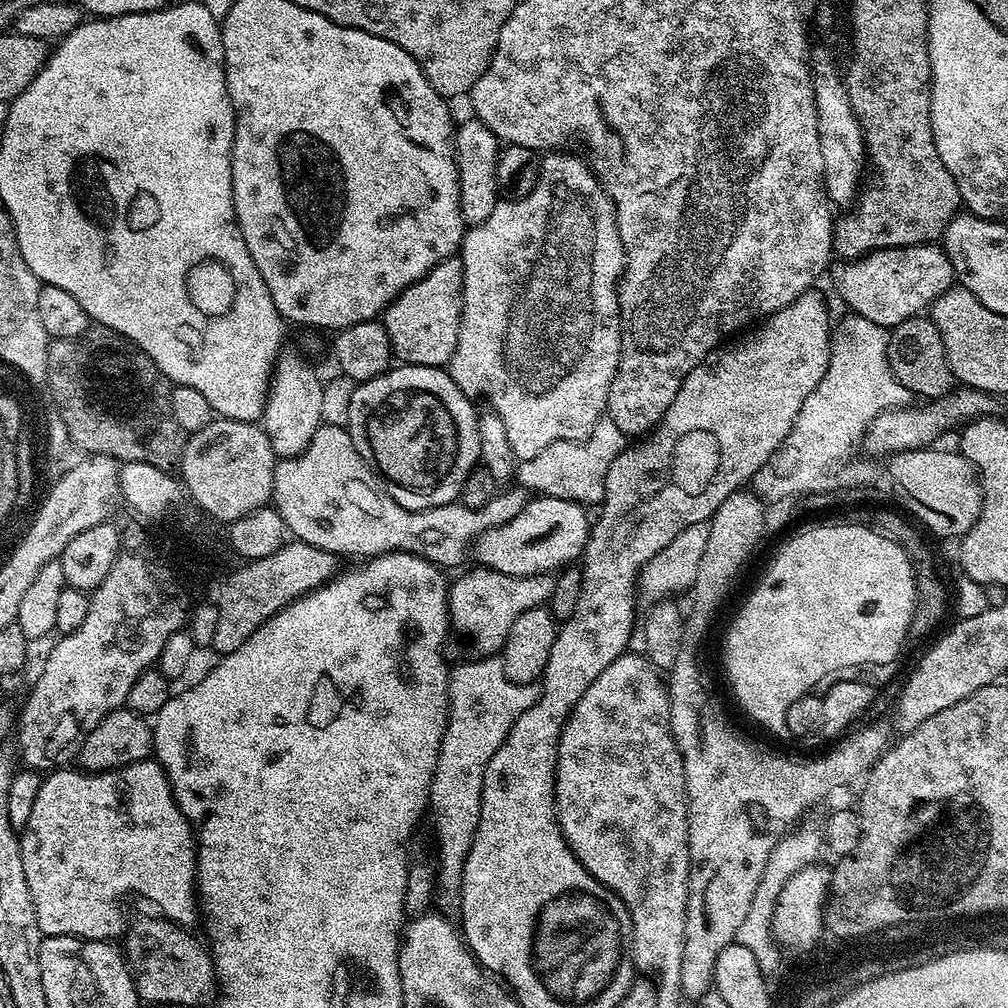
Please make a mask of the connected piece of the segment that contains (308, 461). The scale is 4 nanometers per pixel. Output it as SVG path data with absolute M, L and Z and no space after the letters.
M323 423L313 440L300 454L288 459L277 459L274 470L274 490L271 503L278 514L286 522L289 533L299 543L318 546L327 552L333 552L337 558L344 556L360 556L371 558L387 552L409 552L429 560L441 569L459 569L464 555L469 555L476 540L486 530L494 530L494 526L502 526L510 522L510 518L518 518L527 506L530 496L524 488L513 486L497 491L496 496L486 502L486 506L468 508L459 502L434 506L426 510L410 510L398 502L386 490L384 481L373 472L372 467L358 454L354 442L350 438L347 427Z

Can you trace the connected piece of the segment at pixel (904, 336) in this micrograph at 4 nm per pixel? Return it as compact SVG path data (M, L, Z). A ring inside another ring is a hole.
M924 314L912 316L906 322L902 322L888 334L888 361L890 370L906 390L910 390L916 398L939 398L948 395L954 388L954 377L950 370L950 362L946 354L946 346L942 342L942 334L938 334L938 326Z

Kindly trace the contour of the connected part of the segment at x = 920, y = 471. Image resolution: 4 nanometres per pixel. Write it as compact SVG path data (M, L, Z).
M940 446L915 448L909 452L895 453L887 461L888 476L892 479L892 488L900 495L900 500L939 538L960 538L971 530L976 519L980 517L980 507L984 501L984 493L980 490L980 477L976 475L976 467L959 452L943 452Z

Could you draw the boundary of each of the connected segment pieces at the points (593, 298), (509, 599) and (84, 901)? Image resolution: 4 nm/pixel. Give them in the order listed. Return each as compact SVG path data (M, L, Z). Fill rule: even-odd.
M552 150L541 159L540 177L534 186L534 190L530 190L530 194L526 194L521 200L497 199L494 211L490 214L490 218L486 218L486 222L481 224L473 224L465 231L464 242L460 245L458 253L462 266L464 267L464 297L462 298L462 314L460 315L460 340L456 344L456 349L452 355L452 359L446 365L446 371L451 376L454 383L469 398L477 398L476 396L485 396L488 399L487 407L498 414L498 418L502 418L502 422L506 422L506 434L510 438L510 446L514 446L514 454L517 461L534 458L536 454L542 454L546 446L552 442L559 440L576 440L587 441L593 432L596 431L602 417L608 411L608 395L610 394L610 382L614 382L614 374L618 370L618 362L620 361L620 347L622 346L622 334L620 333L620 277L624 274L624 247L622 246L622 238L618 230L618 222L616 221L616 207L612 205L612 199L606 194L606 190L601 186L600 179L596 177L596 173L586 163L585 157L571 156L568 150Z
M476 566L473 569L473 572L461 571L461 576L451 581L448 589L448 618L451 631L455 635L457 632L476 651L473 653L486 657L503 649L504 640L518 614L526 614L526 610L534 610L551 601L556 582L548 574L507 576L493 568Z
M155 759L139 760L109 772L85 772L72 766L52 770L41 779L30 822L19 833L26 886L34 898L41 937L73 936L79 940L116 942L125 935L126 919L120 903L133 892L153 900L161 917L192 926L198 920L196 854L191 824L176 804L164 767Z

